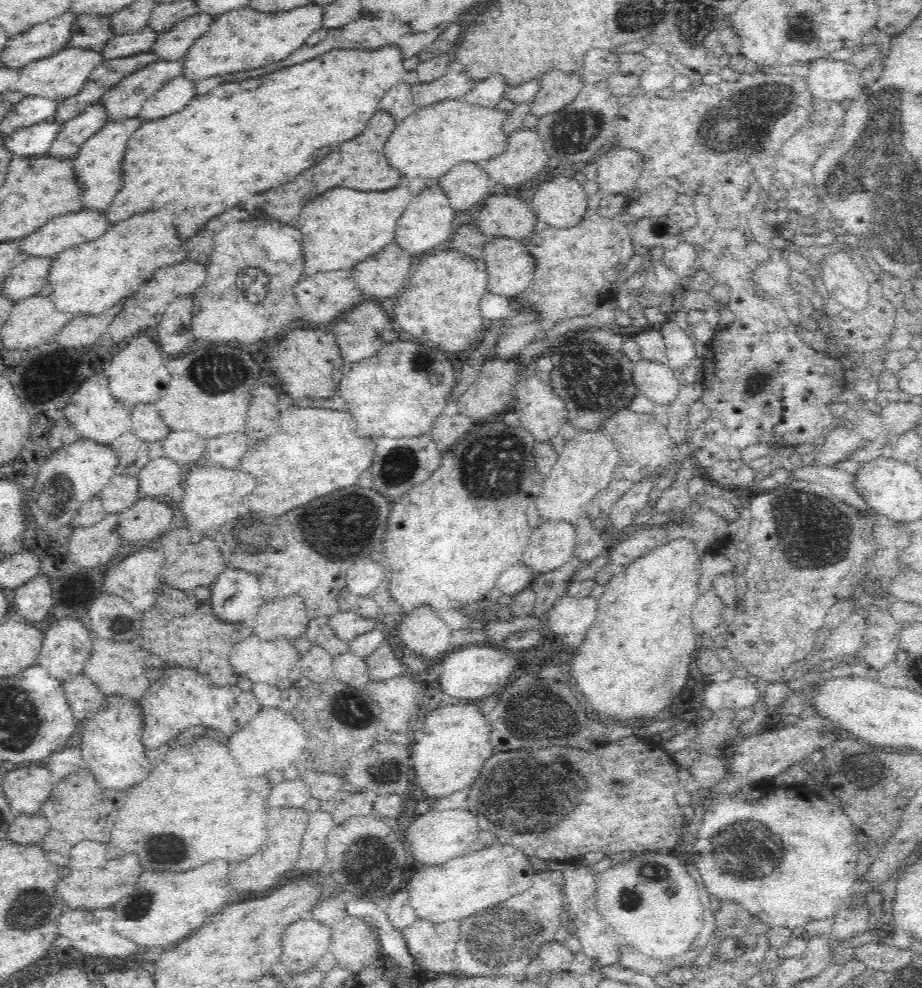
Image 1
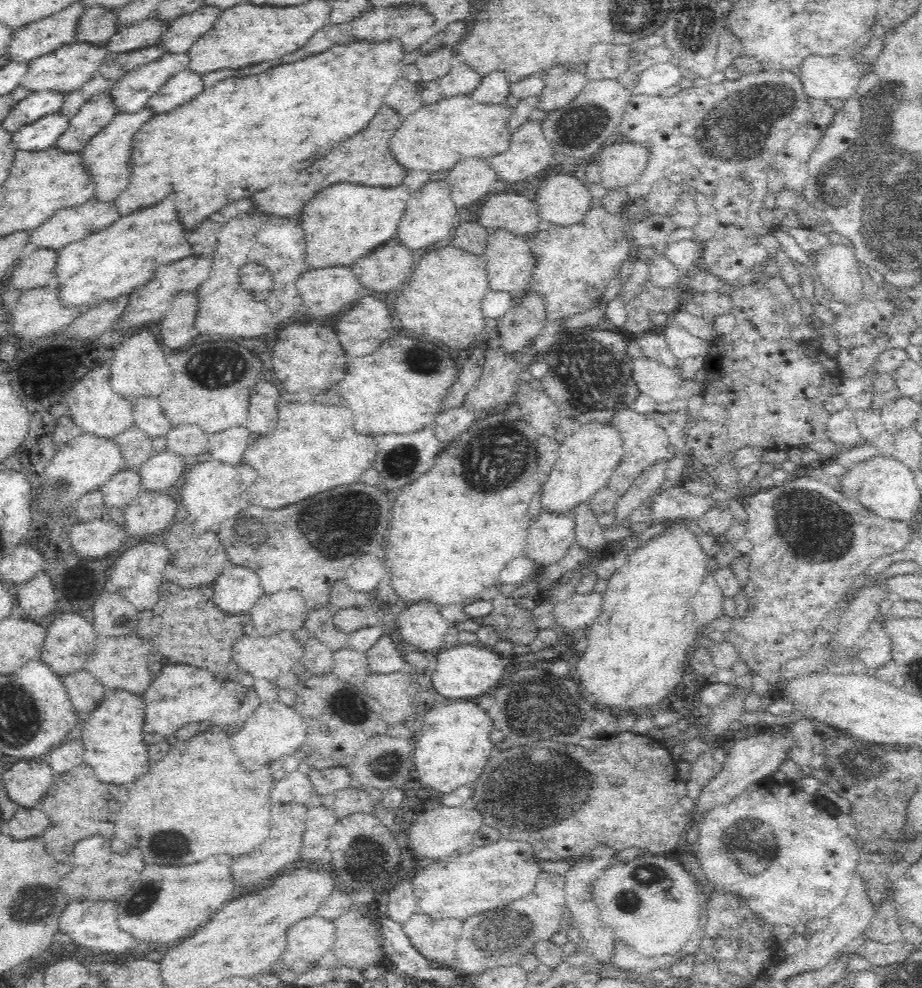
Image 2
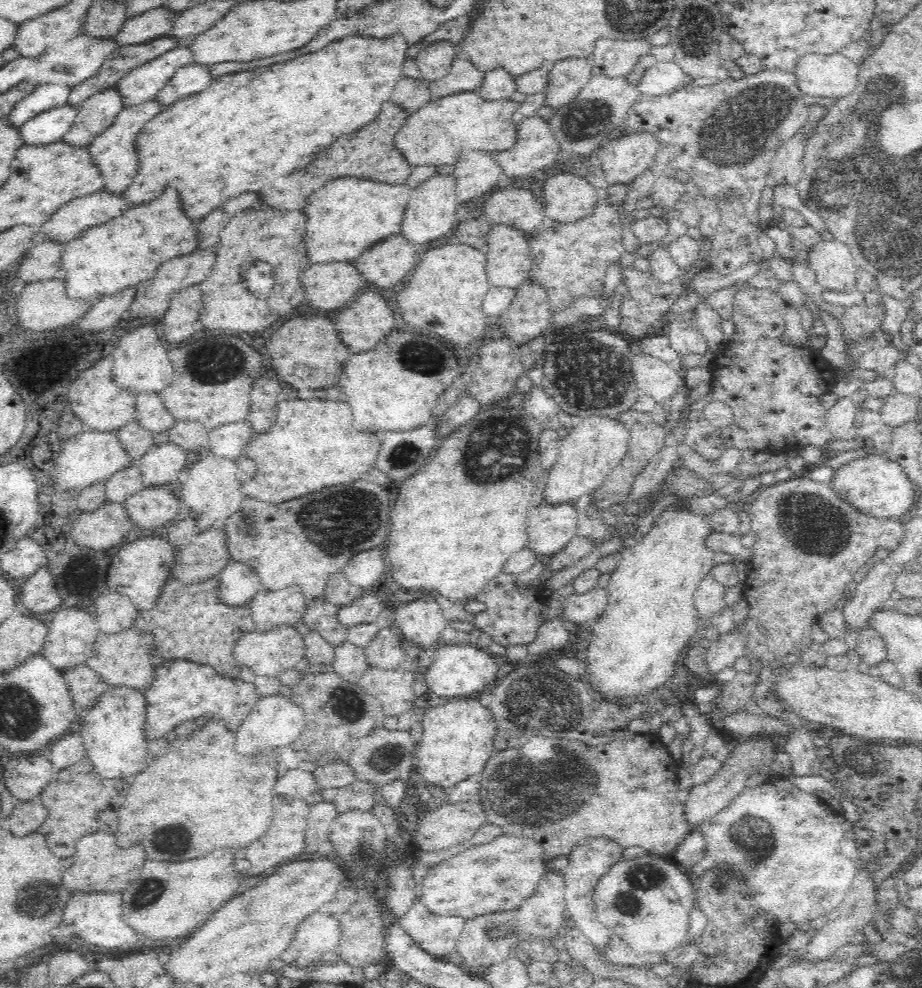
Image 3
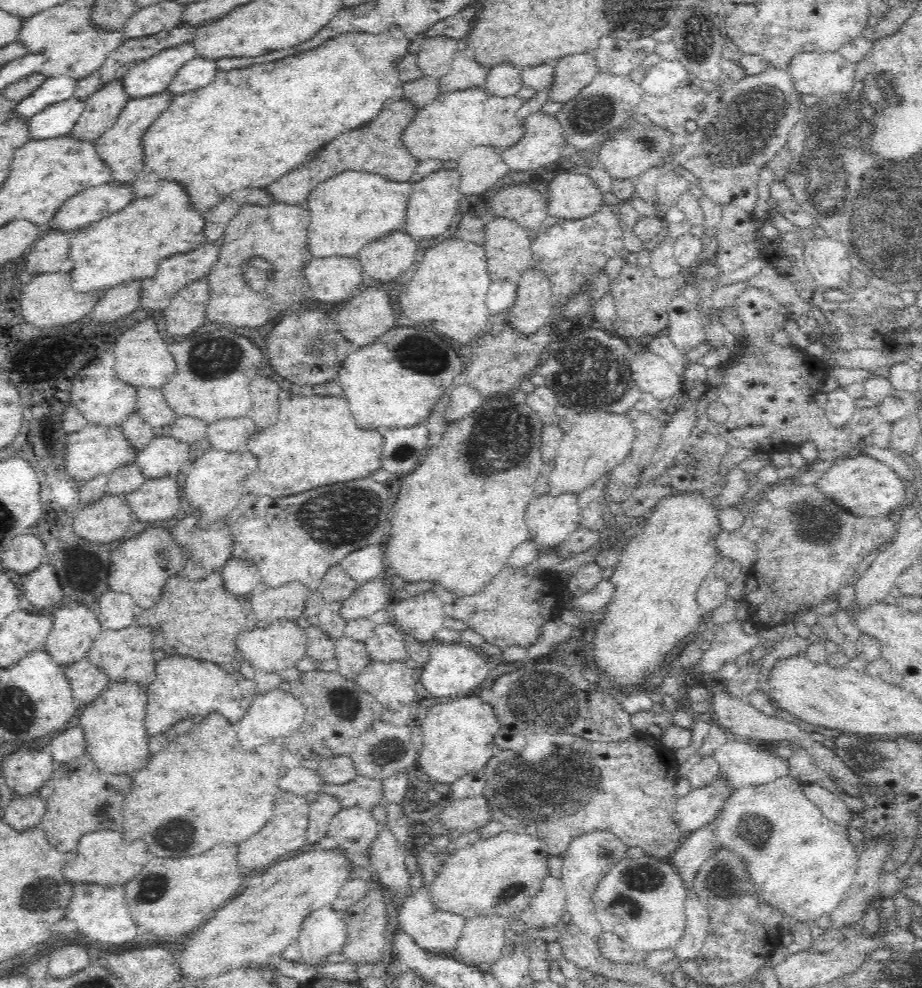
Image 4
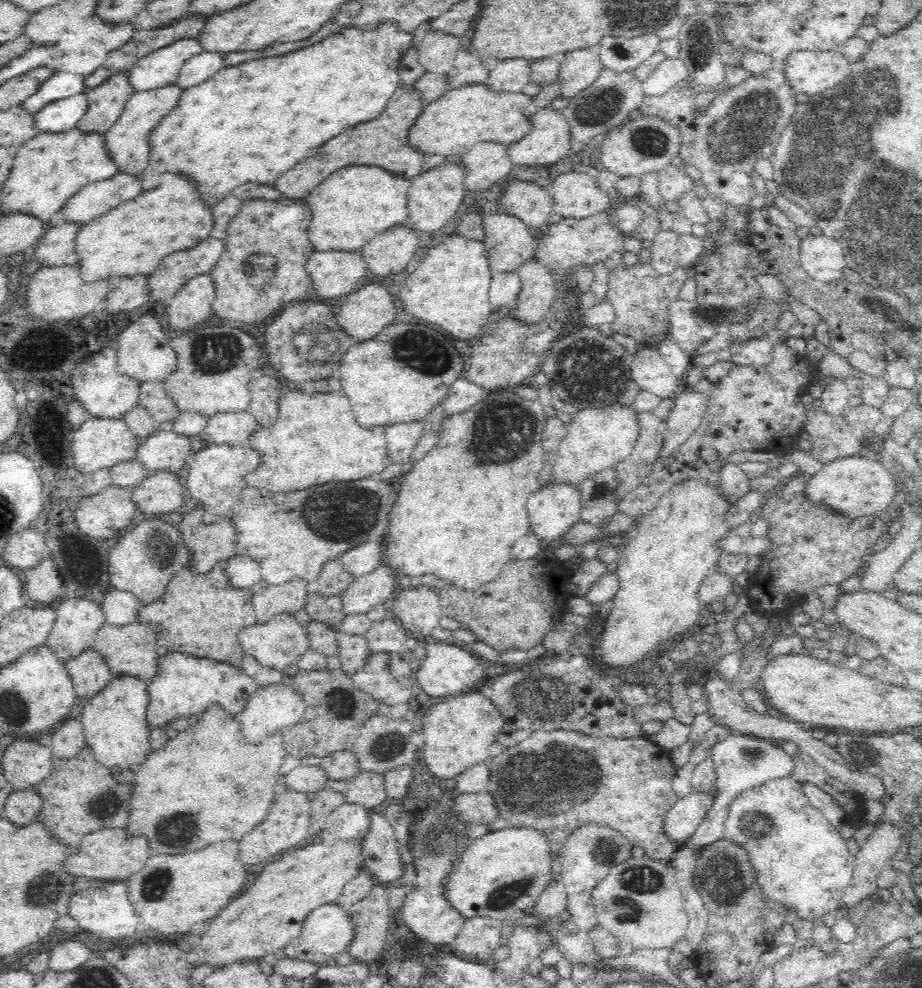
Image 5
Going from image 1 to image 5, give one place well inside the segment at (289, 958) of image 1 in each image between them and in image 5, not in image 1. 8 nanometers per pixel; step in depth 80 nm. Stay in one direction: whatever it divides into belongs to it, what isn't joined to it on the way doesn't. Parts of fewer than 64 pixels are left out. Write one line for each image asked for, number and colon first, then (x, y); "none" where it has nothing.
2: (308, 940)
3: (318, 935)
4: (324, 932)
5: (328, 932)

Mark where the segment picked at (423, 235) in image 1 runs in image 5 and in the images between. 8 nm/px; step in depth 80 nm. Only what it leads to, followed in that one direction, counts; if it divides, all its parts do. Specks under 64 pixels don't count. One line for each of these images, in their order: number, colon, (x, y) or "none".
2: (427, 221)
3: (430, 214)
4: (432, 206)
5: (434, 196)

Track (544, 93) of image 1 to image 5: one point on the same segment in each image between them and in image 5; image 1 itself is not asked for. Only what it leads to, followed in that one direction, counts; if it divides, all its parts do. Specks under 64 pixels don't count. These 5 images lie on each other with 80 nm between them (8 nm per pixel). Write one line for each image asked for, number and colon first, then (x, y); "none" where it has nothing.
2: (562, 86)
3: (567, 78)
4: (572, 73)
5: (580, 68)

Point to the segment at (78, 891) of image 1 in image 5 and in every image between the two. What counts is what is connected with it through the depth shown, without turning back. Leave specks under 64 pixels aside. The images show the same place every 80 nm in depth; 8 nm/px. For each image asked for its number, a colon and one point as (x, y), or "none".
2: (96, 875)
3: (99, 866)
4: (103, 859)
5: (110, 854)

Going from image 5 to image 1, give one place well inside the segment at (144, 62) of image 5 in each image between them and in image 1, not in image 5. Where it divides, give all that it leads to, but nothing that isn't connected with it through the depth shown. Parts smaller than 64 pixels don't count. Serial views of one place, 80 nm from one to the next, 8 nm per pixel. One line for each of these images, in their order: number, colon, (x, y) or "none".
1: (124, 101)
2: (130, 94)
3: (141, 84)
4: (153, 76)

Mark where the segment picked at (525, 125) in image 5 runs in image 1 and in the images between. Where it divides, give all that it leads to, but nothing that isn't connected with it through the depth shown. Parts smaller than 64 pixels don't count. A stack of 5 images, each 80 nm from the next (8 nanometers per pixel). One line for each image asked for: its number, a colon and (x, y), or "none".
1: (429, 142)
2: (433, 139)
3: (436, 135)
4: (444, 130)

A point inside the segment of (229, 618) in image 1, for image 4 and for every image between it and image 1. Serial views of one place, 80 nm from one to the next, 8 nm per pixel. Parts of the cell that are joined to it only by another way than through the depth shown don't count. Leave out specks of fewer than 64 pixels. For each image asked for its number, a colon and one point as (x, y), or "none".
2: (237, 589)
3: (239, 583)
4: (240, 577)

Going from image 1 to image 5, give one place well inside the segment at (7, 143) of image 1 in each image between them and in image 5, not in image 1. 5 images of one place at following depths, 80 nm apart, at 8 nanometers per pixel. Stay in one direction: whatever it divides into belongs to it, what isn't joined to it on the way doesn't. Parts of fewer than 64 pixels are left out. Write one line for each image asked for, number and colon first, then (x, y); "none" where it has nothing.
2: (40, 135)
3: (51, 126)
4: (58, 120)
5: (63, 115)

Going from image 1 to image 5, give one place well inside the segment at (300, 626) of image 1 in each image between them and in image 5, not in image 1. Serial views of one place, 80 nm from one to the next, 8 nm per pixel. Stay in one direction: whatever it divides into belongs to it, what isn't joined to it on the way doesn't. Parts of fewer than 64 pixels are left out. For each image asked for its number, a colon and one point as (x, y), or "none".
2: (285, 611)
3: (269, 609)
4: (269, 604)
5: (267, 600)

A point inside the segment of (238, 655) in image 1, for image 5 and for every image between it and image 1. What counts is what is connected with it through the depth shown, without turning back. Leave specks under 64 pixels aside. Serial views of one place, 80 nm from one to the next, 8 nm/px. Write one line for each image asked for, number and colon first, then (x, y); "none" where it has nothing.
2: (268, 658)
3: (283, 648)
4: (284, 643)
5: (280, 643)

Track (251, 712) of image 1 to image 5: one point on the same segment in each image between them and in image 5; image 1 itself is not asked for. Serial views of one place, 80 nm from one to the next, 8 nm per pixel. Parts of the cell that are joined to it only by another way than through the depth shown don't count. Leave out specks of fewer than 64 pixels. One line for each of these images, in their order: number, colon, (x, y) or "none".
2: (180, 694)
3: (182, 691)
4: (184, 687)
5: (185, 686)

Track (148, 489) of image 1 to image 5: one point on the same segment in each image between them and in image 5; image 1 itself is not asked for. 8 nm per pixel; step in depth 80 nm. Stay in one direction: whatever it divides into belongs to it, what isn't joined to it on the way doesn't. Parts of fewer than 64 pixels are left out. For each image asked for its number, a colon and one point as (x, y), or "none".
2: (162, 470)
3: (163, 463)
4: (164, 458)
5: (164, 450)

